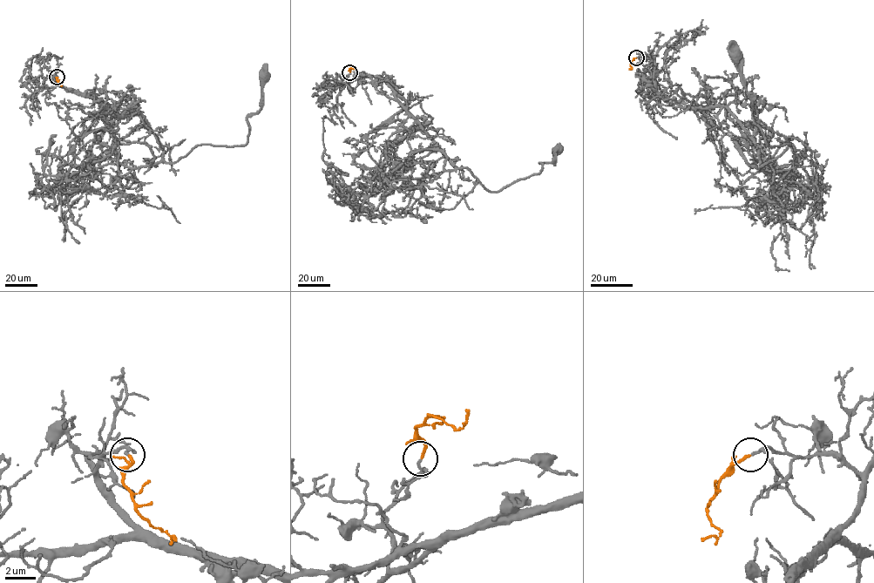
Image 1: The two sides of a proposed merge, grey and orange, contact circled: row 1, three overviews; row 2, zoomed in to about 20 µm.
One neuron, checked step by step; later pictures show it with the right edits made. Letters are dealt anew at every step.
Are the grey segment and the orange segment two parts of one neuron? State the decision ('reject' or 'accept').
accept

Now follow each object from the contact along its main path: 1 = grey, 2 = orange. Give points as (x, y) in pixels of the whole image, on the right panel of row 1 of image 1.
1: (636, 57), (668, 101), (726, 107), (759, 168), (789, 145), (769, 146), (754, 122), (737, 54)
2: (636, 57), (629, 69)

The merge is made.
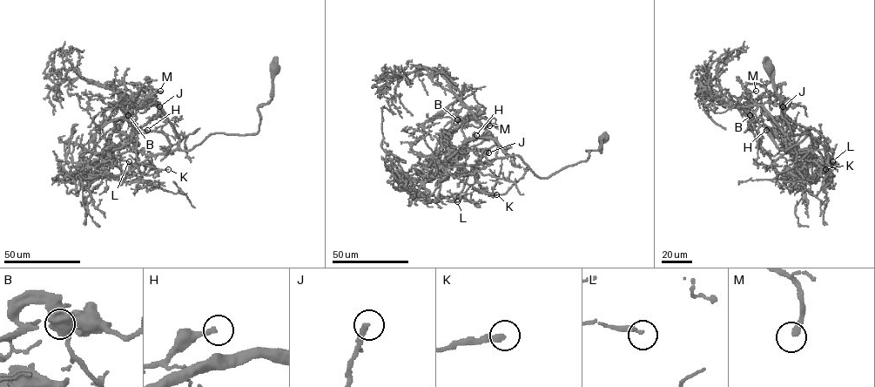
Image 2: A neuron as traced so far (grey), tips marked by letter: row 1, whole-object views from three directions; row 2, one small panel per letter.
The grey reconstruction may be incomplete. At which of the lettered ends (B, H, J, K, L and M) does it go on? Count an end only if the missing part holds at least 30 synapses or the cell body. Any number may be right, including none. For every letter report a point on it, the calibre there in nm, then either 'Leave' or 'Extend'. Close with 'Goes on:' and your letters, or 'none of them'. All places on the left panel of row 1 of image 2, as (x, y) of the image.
B: Place: (128, 115). Thickness 160 nm. Leave
H: Place: (147, 130). Thickness 260 nm. Leave
J: Place: (159, 106). Thickness 220 nm. Leave
K: Place: (168, 169). Thickness 240 nm. Leave
L: Place: (129, 161). Thickness 240 nm. Leave
M: Place: (160, 91). Thickness 240 nm. Extend
Goes on: M

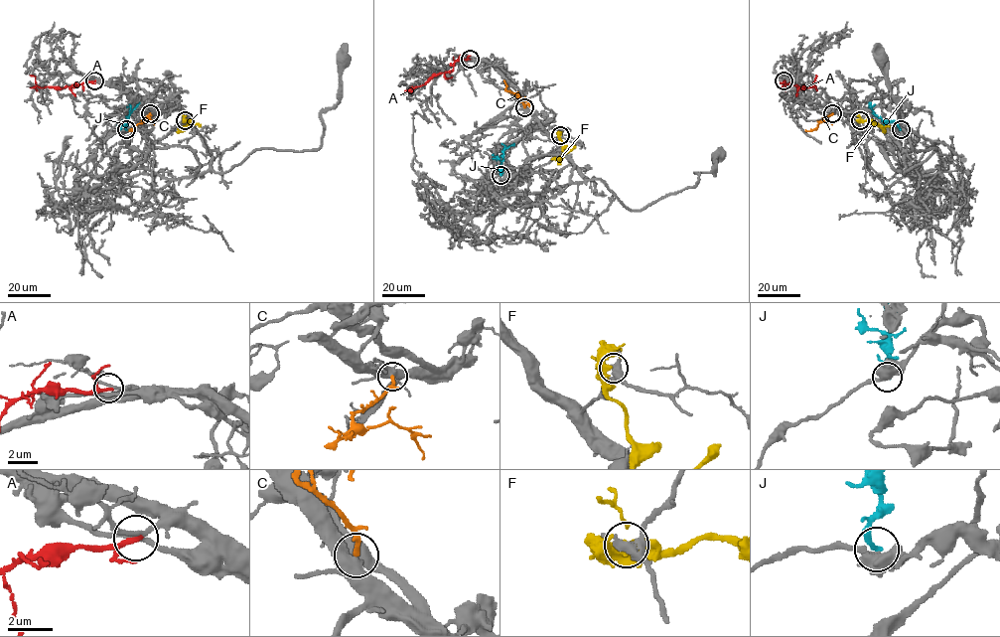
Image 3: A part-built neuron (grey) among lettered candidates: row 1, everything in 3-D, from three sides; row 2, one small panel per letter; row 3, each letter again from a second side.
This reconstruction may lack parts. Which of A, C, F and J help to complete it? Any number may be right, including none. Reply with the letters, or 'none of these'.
C

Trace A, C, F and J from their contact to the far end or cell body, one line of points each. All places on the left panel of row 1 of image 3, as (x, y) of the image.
A: (94, 80), (56, 89), (40, 87), (35, 77), (30, 75)
C: (150, 113), (128, 130)
F: (185, 120), (188, 125), (177, 132)
J: (126, 129), (128, 115), (139, 104)

